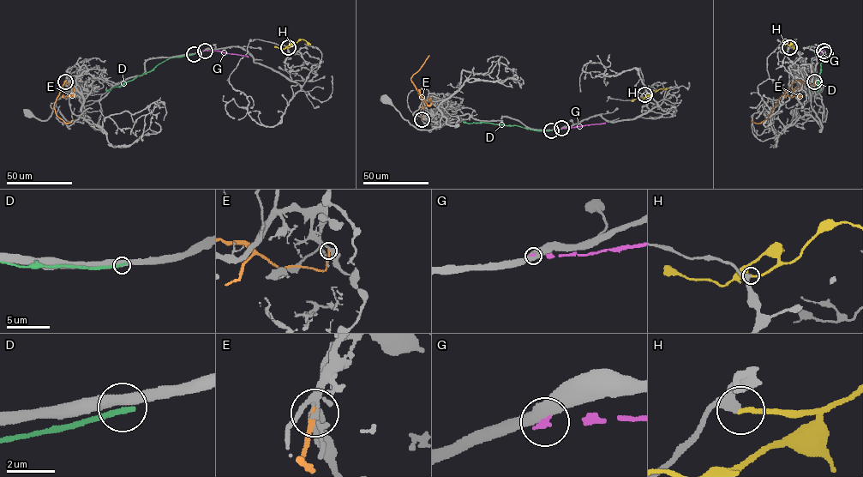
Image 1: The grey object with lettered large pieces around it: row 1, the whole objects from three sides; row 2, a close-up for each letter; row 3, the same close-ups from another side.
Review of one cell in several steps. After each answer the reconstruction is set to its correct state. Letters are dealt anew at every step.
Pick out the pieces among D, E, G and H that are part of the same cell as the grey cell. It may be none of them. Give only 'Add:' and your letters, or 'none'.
Add: H

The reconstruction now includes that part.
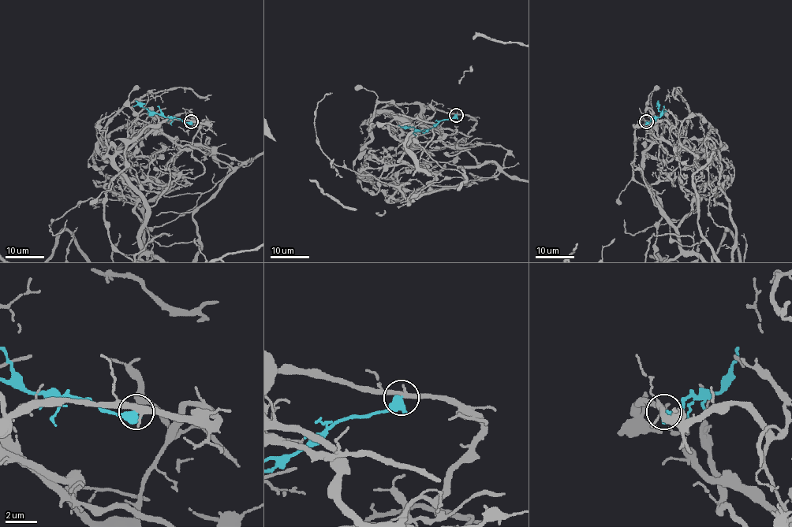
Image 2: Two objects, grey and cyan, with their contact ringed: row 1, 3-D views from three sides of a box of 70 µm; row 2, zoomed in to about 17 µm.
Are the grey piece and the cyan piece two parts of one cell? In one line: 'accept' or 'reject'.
reject

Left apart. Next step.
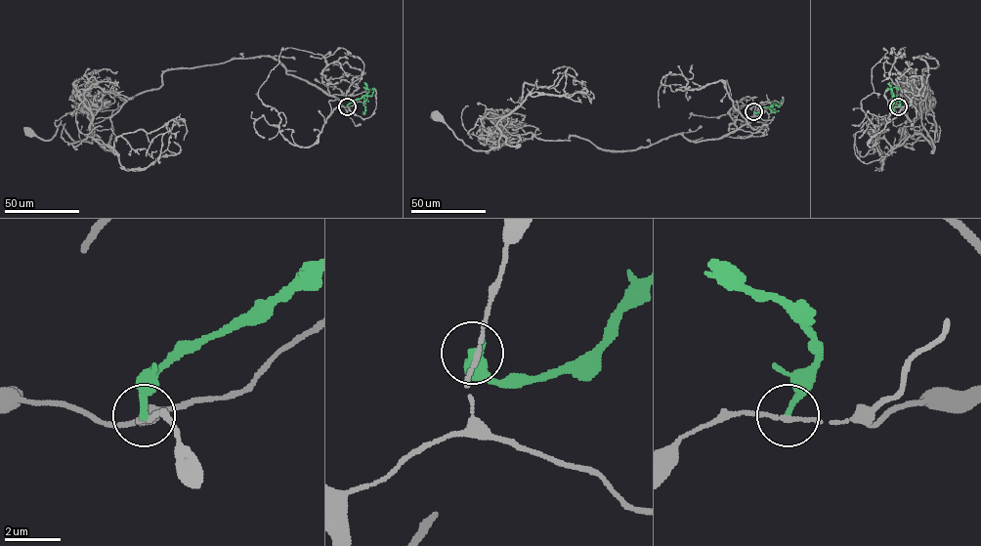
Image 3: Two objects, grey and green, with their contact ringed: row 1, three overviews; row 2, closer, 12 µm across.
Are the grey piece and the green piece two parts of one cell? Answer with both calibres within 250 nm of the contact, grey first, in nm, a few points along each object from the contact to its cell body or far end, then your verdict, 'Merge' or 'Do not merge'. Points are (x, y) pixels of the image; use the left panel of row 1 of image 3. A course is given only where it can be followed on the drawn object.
Thickness 130 nm (grey) against 260 nm. Course of grey: (347, 106), (261, 56), (165, 70), (159, 88), (95, 111), (91, 143), (61, 124), (50, 140), (27, 132). Course of green: (347, 106), (368, 91), (363, 87), (372, 90). Do not merge

